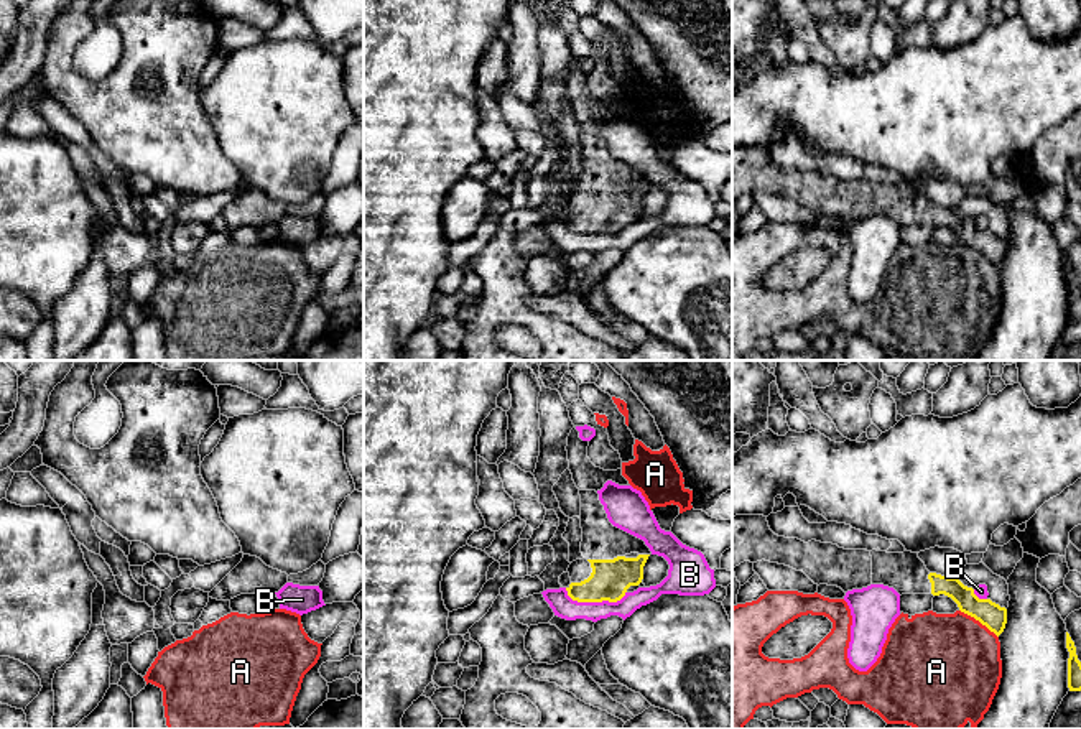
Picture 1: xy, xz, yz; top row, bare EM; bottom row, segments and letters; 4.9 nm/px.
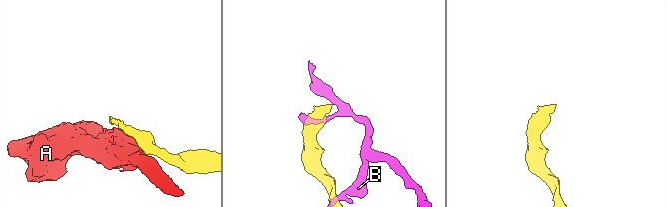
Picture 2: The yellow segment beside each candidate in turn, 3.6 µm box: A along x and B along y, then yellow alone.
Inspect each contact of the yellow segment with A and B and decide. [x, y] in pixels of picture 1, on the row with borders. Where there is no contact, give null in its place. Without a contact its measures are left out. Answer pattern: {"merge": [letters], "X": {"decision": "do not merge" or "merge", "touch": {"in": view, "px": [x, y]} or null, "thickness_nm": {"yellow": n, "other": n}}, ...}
{"merge": [], "A": {"decision": "do not merge", "touch": {"in": "yz", "px": [979, 621]}, "thickness_nm": {"yellow": 120, "other": 480}}, "B": {"decision": "do not merge", "touch": {"in": "xz", "px": [594, 601]}, "thickness_nm": {"yellow": 190, "other": 110}}}

